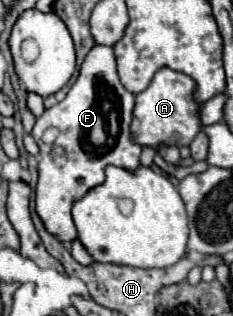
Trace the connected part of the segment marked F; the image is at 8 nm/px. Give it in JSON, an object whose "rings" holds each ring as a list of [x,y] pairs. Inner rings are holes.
{"rings":[[[95,44],[85,56],[79,76],[65,100],[61,100],[53,108],[47,108],[43,116],[37,118],[31,132],[39,146],[39,182],[35,204],[37,214],[45,222],[45,228],[55,238],[63,242],[77,238],[69,206],[73,206],[73,198],[81,198],[81,194],[85,194],[89,186],[97,186],[97,182],[105,178],[105,166],[115,164],[125,166],[127,170],[139,166],[141,146],[135,144],[129,134],[133,106],[135,96],[119,82],[113,48]],[[51,126],[59,130],[59,136],[53,144],[45,144],[41,136]]]}

